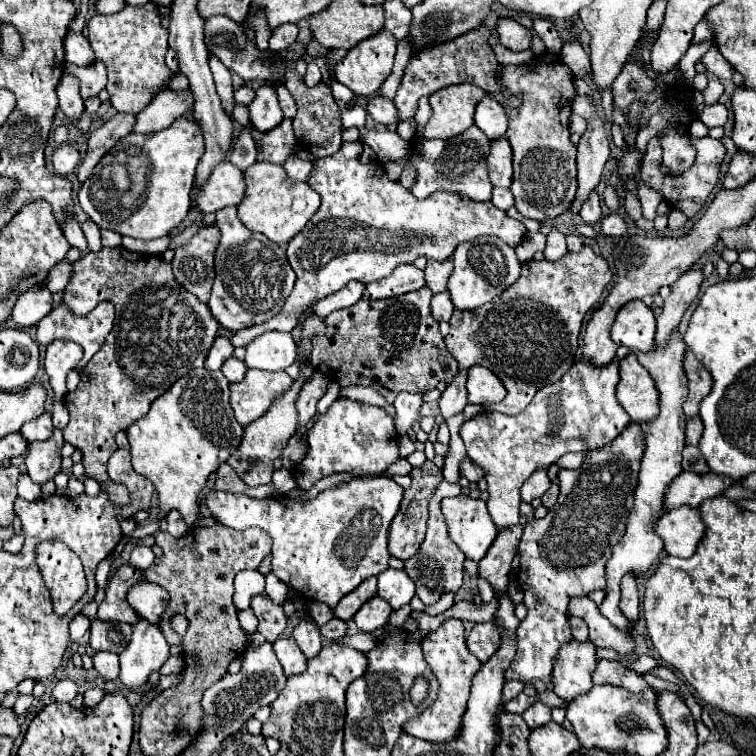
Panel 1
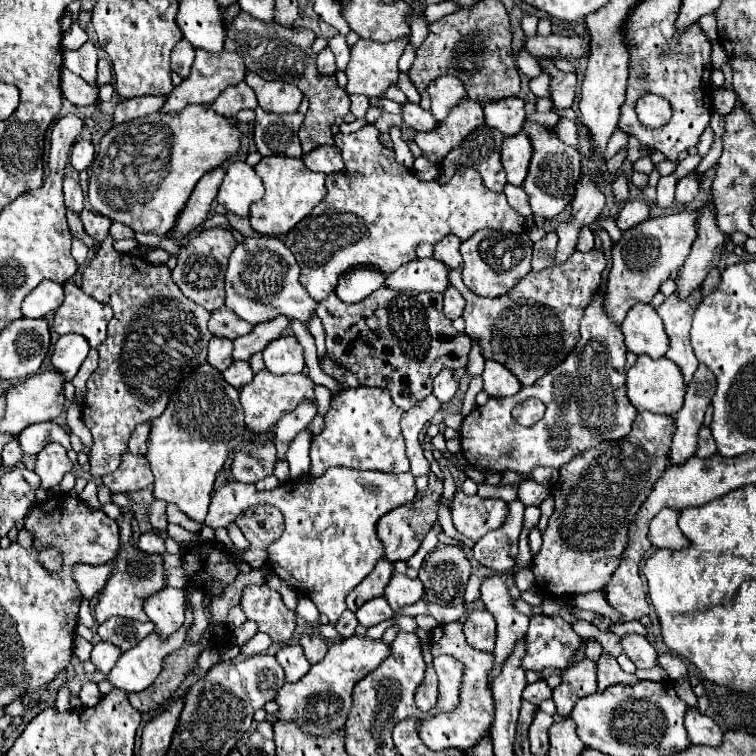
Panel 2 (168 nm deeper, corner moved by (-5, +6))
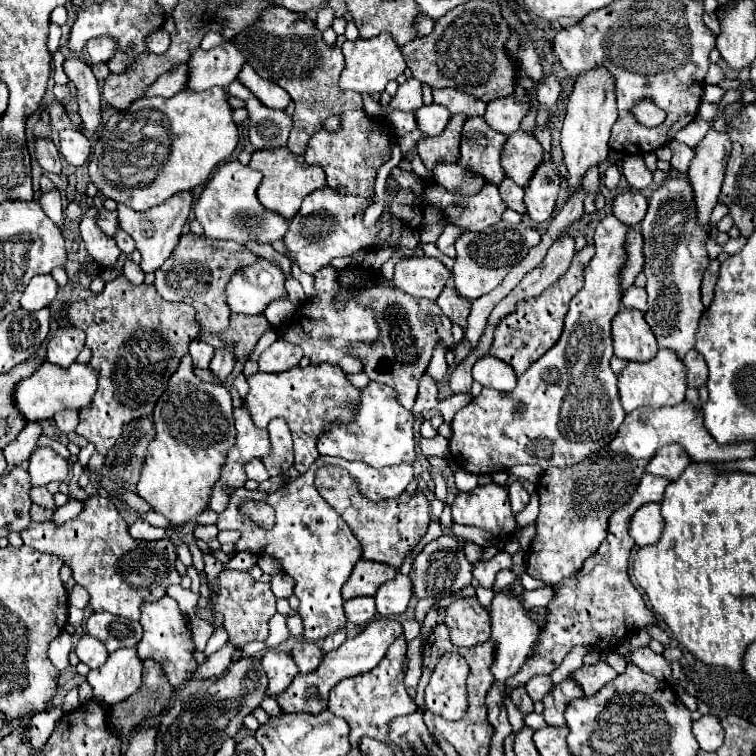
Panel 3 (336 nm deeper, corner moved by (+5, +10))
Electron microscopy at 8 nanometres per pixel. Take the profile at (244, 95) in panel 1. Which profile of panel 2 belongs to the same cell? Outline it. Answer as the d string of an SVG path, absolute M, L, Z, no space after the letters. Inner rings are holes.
M240 82L236 86L228 86L226 90L222 90L210 106L222 116L236 116L244 108L258 108L258 102L254 90L246 86L246 82Z

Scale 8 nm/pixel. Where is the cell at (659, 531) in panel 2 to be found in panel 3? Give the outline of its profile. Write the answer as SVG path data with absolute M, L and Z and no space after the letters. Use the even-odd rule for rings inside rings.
M648 502L634 512L632 522L630 522L630 536L636 540L636 546L648 546L656 544L660 538L660 532L664 528L664 520L660 516L660 504L658 502Z

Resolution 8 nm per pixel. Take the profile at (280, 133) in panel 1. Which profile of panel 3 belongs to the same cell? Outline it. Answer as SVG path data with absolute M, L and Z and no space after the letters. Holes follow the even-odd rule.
M234 80L228 86L228 94L244 98L246 110L250 114L250 142L256 150L286 146L292 118L284 110L264 108L264 104L260 104L260 100L248 92L244 84L240 84L240 80Z

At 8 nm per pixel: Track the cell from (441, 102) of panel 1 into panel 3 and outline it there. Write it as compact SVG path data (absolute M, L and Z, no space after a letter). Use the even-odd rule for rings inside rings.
M462 114L452 116L452 120L448 122L448 128L440 136L428 136L426 140L422 140L418 144L416 154L420 156L420 160L424 162L428 172L432 172L436 164L458 162L458 158L460 158L460 132L462 132L464 120L466 118Z

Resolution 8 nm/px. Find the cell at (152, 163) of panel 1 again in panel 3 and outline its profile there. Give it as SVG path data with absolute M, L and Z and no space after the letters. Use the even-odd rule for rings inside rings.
M212 88L208 92L182 90L172 98L152 96L138 98L124 112L114 112L104 128L100 138L92 146L92 156L88 160L90 180L104 190L108 198L132 208L148 210L166 202L170 196L186 190L194 190L204 184L212 174L214 166L224 162L238 144L238 128L232 120L232 106L228 104L228 92L224 88Z

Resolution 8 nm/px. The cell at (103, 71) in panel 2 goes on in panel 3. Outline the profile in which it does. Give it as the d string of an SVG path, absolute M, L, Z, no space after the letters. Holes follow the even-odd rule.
M110 36L92 38L92 40L88 40L86 50L88 50L88 56L90 56L92 64L108 62L116 54L116 40L112 40Z

